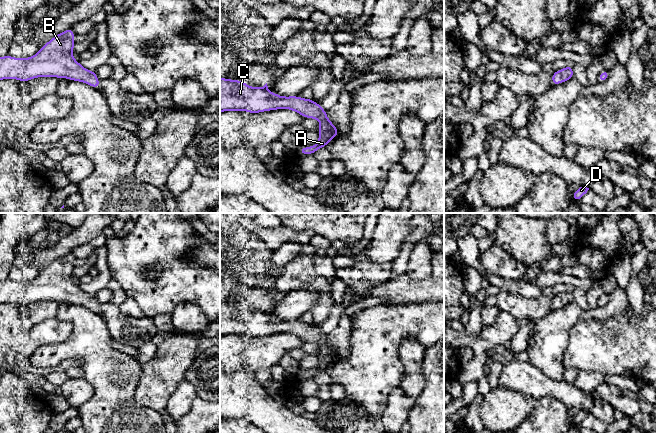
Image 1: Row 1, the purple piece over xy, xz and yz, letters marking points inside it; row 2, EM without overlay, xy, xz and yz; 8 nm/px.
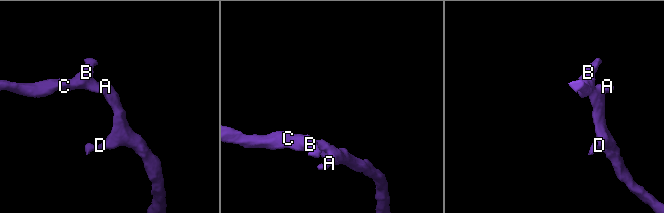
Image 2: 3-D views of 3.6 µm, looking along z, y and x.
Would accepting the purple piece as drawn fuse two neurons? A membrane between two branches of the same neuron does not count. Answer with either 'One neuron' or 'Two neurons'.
One neuron

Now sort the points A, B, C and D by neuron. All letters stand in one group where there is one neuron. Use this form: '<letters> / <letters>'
A B C D

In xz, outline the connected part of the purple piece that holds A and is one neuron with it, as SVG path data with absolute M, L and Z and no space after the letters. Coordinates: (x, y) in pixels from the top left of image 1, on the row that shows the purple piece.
M220 78L220 112L246 111L261 113L278 109L289 109L302 115L305 119L320 121L318 143L309 147L300 147L300 155L312 155L325 148L329 141L339 135L338 129L328 119L327 112L313 98L297 96L280 96L269 91L267 83L263 87L250 87L242 80Z

